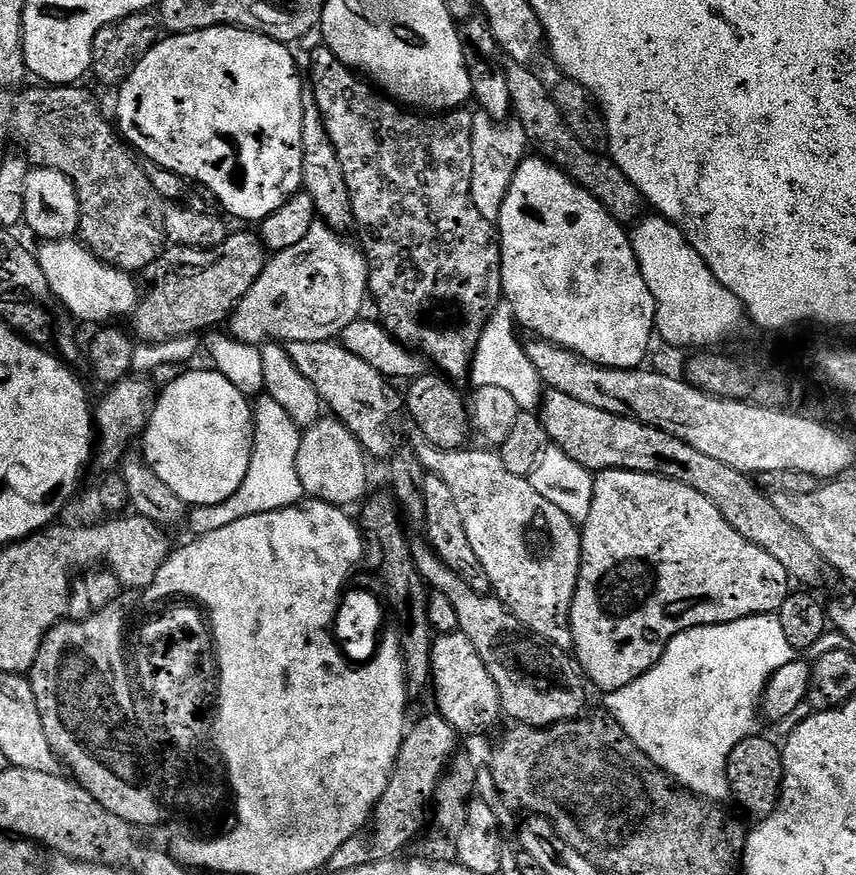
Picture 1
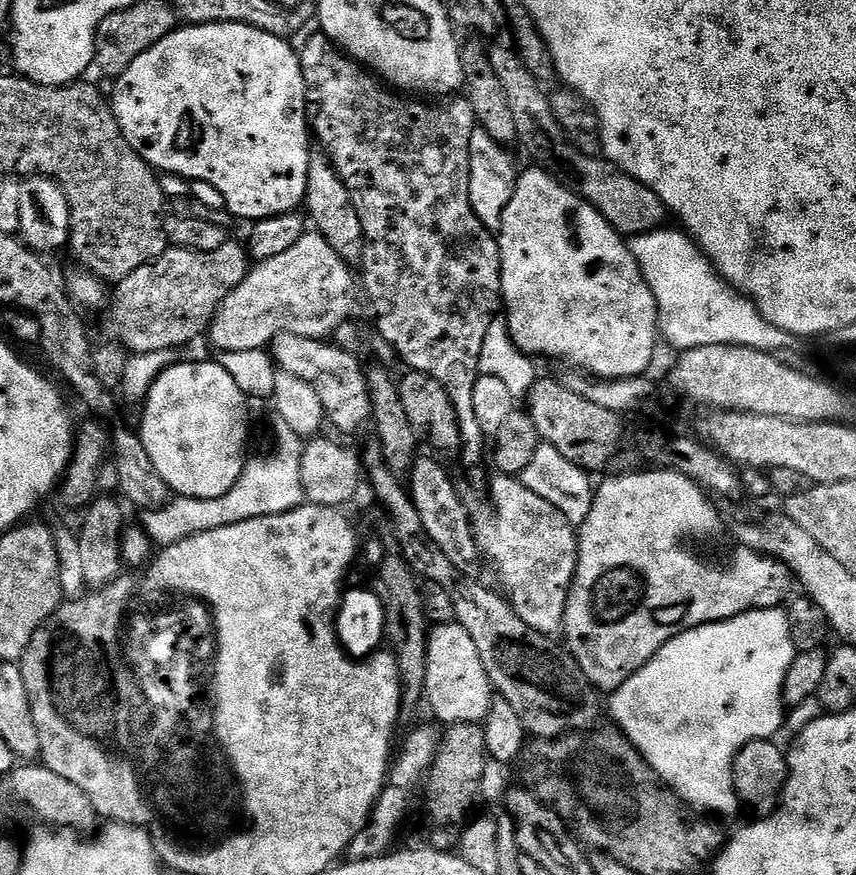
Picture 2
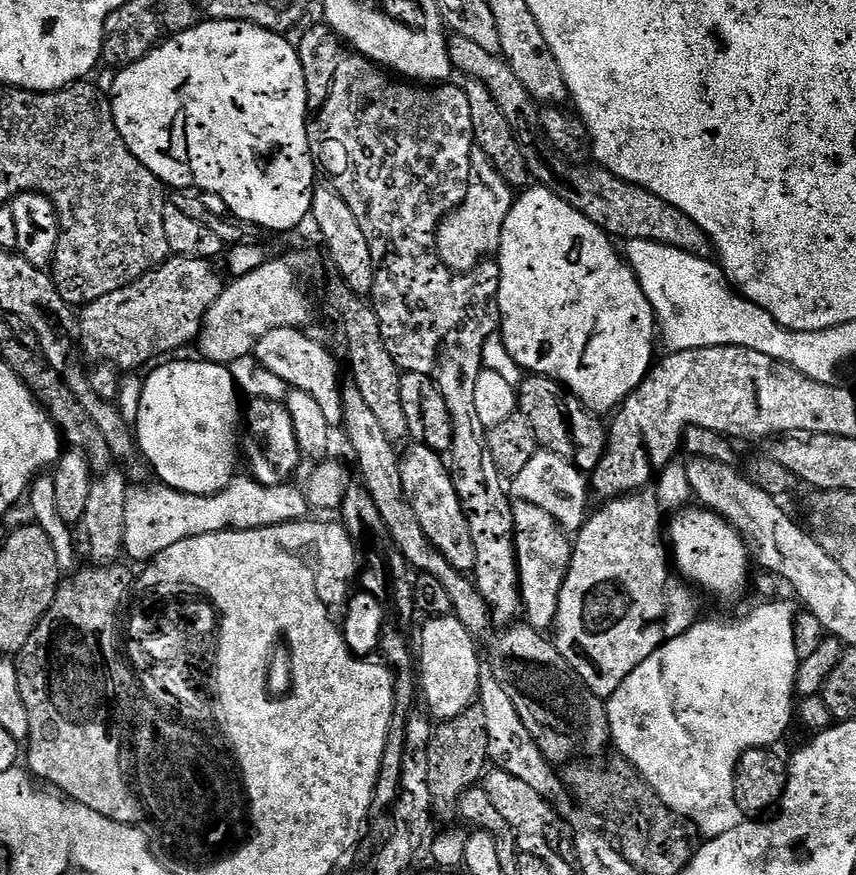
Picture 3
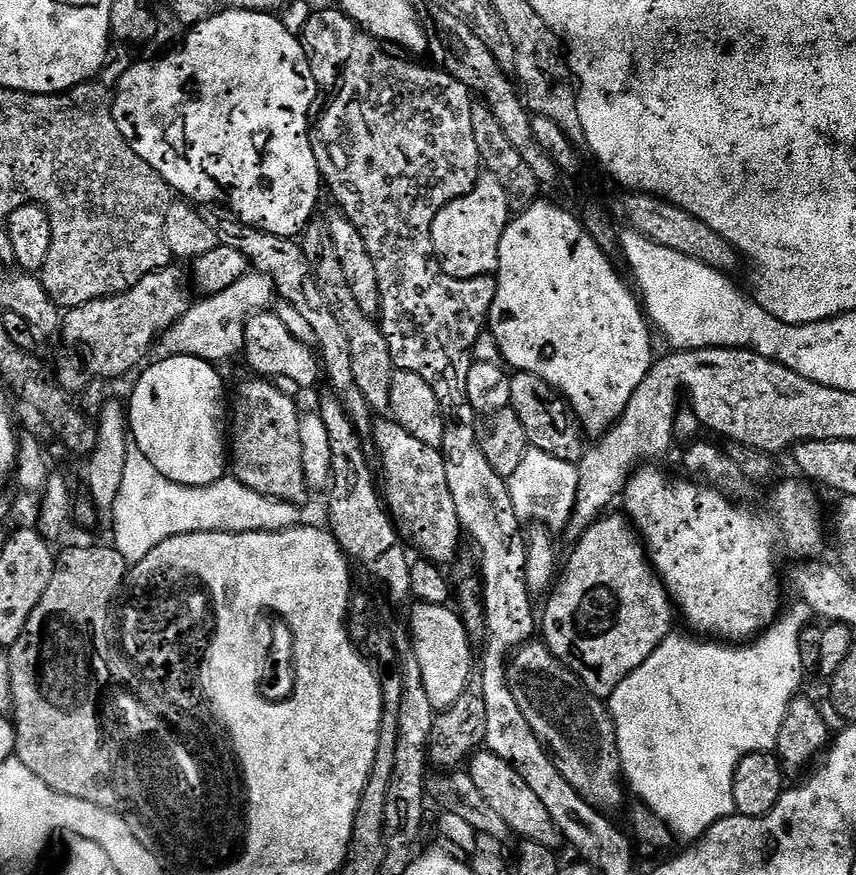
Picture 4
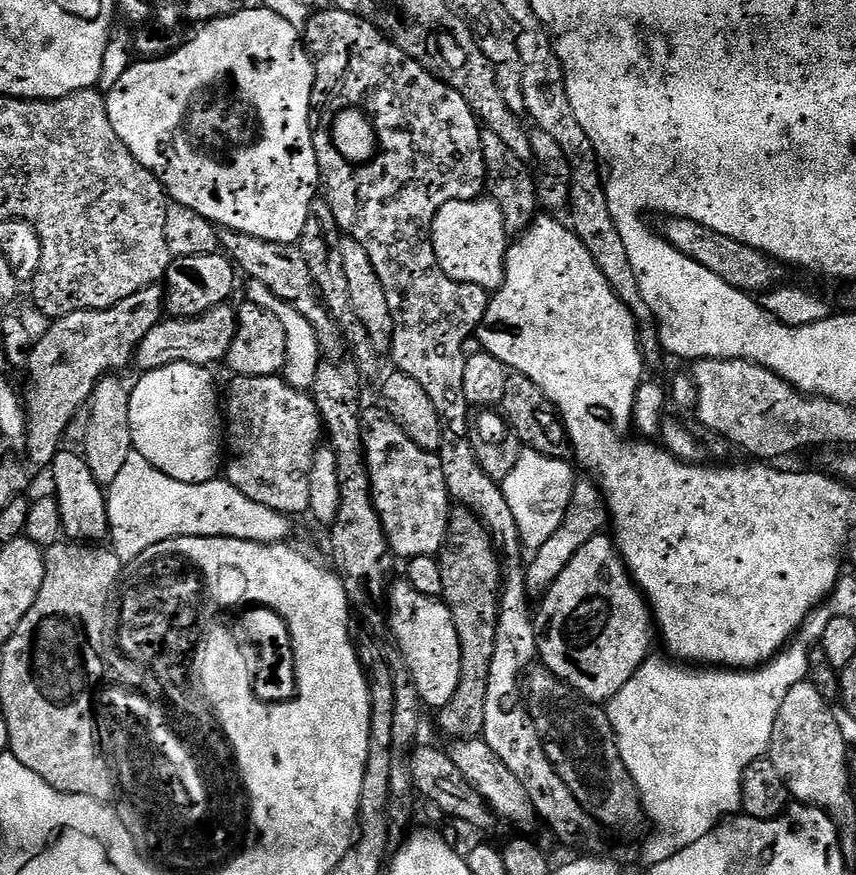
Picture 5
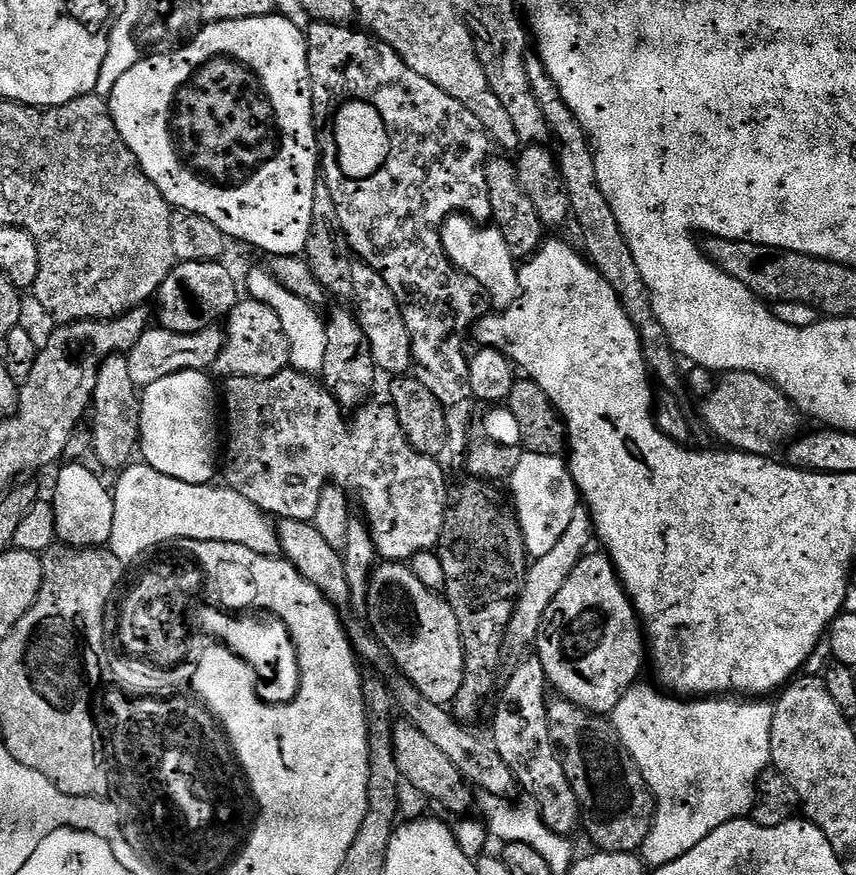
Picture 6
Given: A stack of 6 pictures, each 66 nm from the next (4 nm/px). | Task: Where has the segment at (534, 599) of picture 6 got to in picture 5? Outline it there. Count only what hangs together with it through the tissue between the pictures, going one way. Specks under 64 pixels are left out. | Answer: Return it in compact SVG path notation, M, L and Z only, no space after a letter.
M577 479L572 485L572 501L566 510L566 518L562 522L562 526L558 530L554 530L554 534L541 548L535 549L536 561L532 565L530 563L527 565L525 582L528 592L533 597L543 597L544 593L552 587L553 582L566 570L566 566L570 566L570 560L574 558L574 554L578 554L578 550L582 550L582 546L586 546L586 542L590 542L590 538L601 535L609 527L608 506L599 484L595 479L584 479L588 480Z

